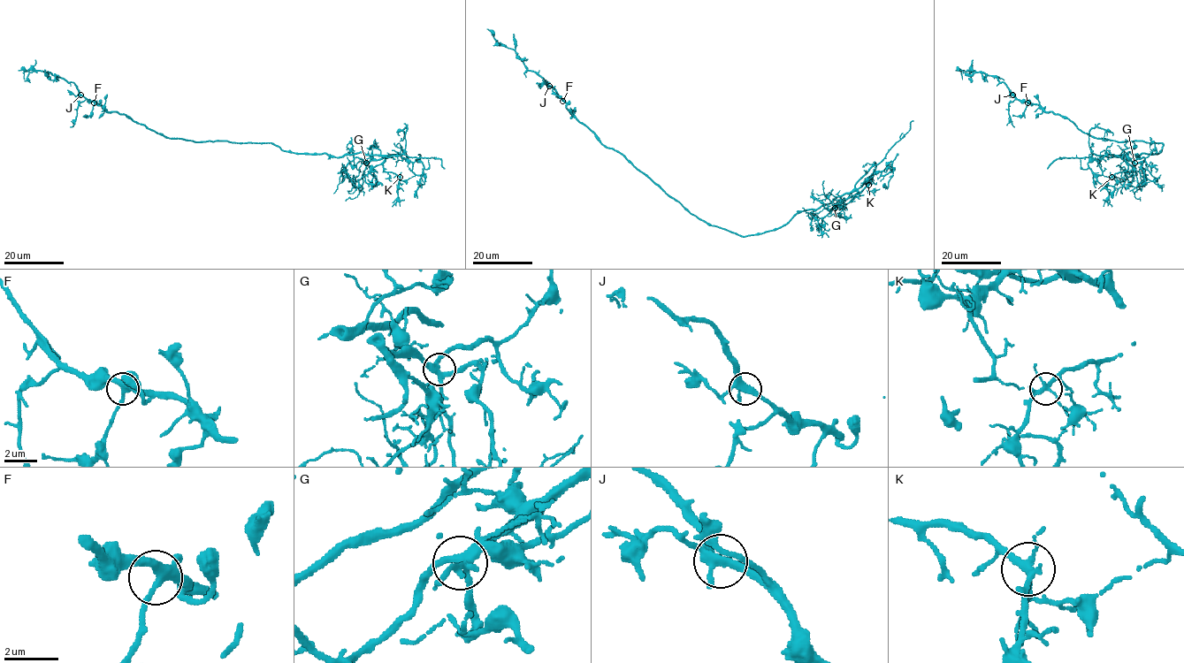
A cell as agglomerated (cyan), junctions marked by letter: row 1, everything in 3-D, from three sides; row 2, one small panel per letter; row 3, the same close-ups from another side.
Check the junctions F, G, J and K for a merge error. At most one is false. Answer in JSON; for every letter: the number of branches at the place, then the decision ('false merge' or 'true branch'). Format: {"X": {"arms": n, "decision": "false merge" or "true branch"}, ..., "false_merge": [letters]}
{"F": {"arms": 4, "decision": "true branch"}, "G": {"arms": 4, "decision": "true branch"}, "J": {"arms": 4, "decision": "true branch"}, "K": {"arms": 4, "decision": "true branch"}, "false_merge": []}

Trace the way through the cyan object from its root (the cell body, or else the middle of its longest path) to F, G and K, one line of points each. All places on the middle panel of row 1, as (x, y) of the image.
F: (687, 209), (622, 155), (605, 146), (571, 113), (562, 101)
G: (687, 209), (713, 225), (750, 236), (776, 230), (798, 213), (818, 209), (837, 197), (857, 192), (835, 208)
K: (687, 209), (713, 225), (750, 236), (776, 230), (798, 213), (818, 209), (856, 191), (851, 201), (868, 185)

